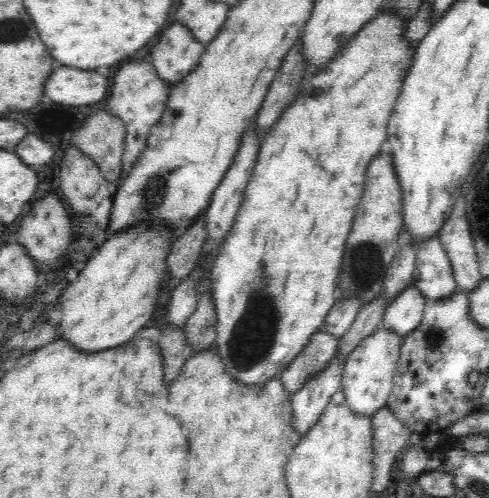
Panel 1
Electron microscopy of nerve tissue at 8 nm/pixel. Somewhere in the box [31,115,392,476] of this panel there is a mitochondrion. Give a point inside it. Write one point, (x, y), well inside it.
(251, 341)

